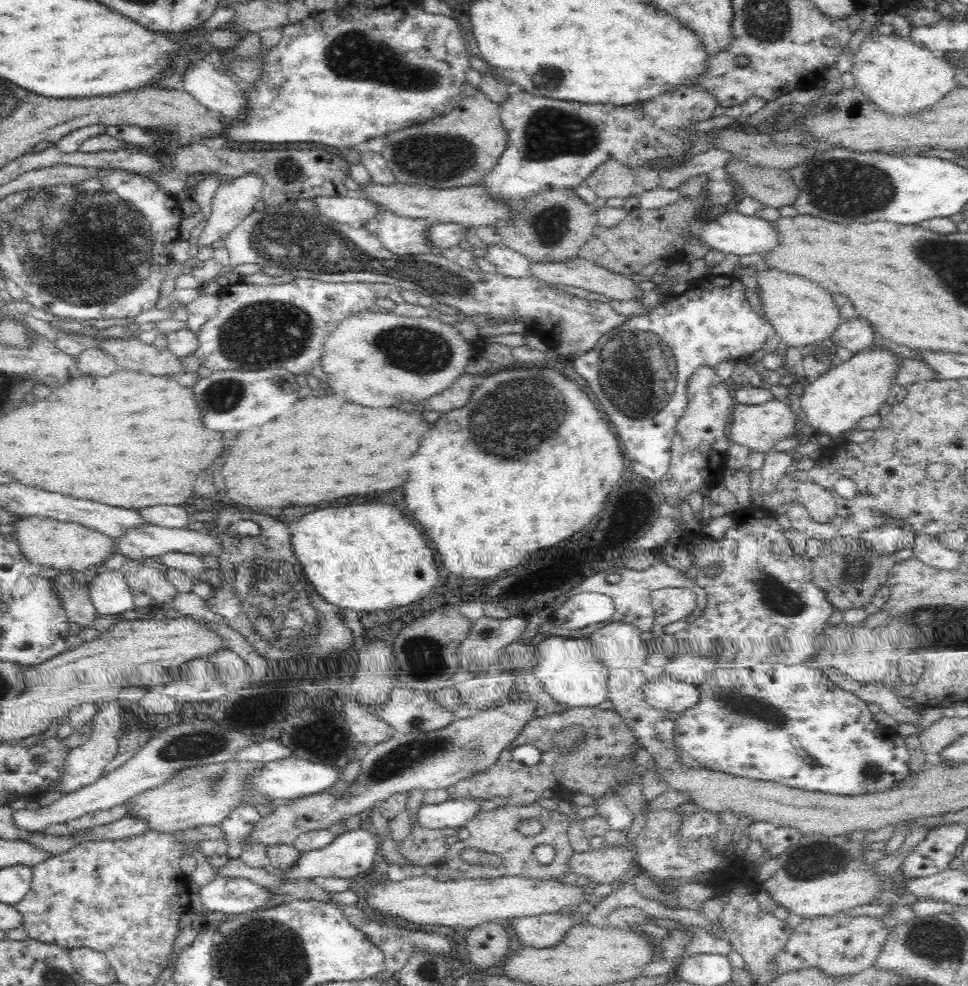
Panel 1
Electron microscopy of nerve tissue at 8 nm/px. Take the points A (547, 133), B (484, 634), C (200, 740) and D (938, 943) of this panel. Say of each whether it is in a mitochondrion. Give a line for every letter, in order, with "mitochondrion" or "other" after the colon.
A: mitochondrion
B: mitochondrion
C: mitochondrion
D: mitochondrion

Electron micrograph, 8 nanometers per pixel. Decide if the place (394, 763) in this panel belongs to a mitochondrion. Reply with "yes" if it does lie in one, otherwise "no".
yes

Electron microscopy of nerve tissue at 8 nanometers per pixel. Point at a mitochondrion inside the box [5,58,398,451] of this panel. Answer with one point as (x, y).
(57, 234)

